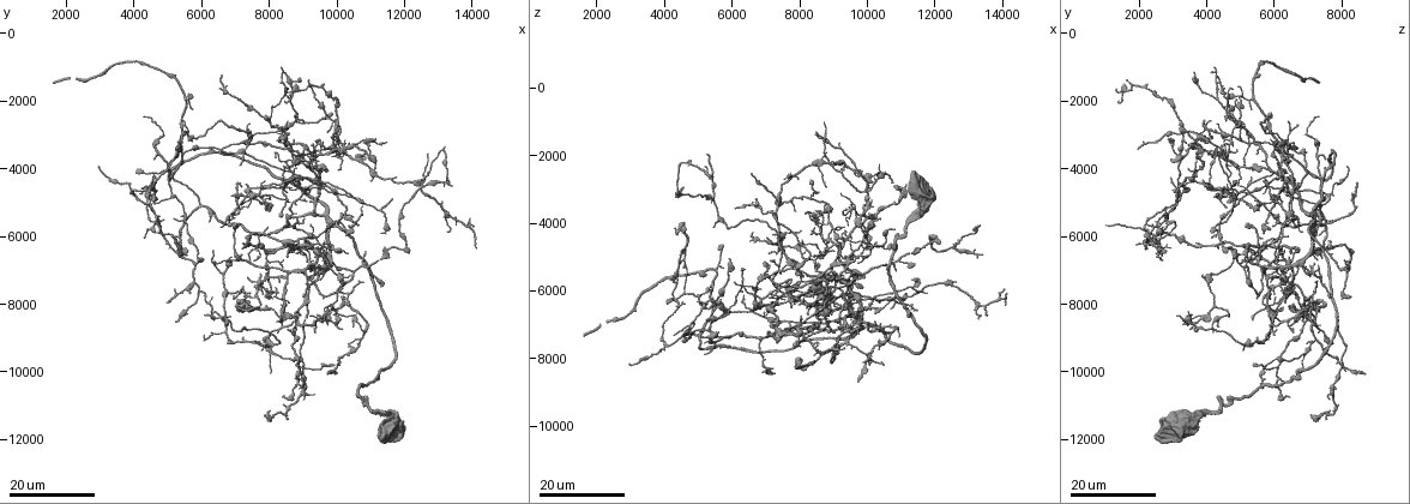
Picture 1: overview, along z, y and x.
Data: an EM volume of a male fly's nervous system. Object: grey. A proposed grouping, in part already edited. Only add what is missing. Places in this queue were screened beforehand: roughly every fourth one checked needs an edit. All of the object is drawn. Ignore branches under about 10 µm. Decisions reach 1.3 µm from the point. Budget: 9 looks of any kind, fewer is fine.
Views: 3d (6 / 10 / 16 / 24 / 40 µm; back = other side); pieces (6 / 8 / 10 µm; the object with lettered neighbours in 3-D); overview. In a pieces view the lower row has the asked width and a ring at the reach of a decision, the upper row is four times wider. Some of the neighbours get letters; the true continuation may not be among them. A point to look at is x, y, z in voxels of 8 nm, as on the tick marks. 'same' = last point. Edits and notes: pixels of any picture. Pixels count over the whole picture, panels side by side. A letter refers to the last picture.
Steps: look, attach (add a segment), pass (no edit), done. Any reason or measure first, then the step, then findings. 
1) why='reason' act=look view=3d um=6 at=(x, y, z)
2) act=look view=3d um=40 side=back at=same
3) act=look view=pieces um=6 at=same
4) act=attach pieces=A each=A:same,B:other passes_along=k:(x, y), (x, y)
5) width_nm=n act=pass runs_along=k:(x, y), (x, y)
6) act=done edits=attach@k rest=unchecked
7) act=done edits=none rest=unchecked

why='branch stops here' act=look view=3d um=16 at=(11300, 7400, 5300)

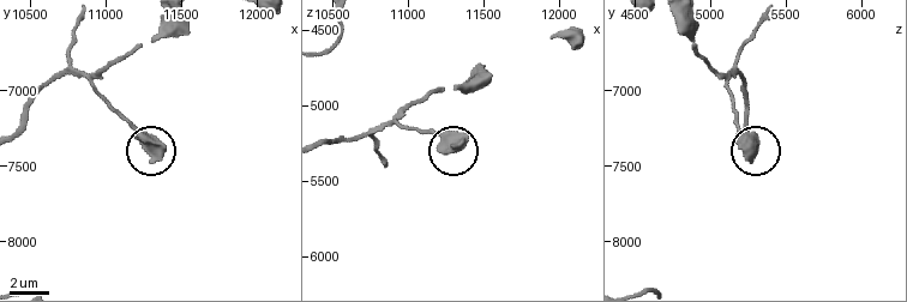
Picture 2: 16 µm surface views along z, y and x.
why='see the neighbours' act=look view=pieces um=10 at=(11320, 7460, 5260)

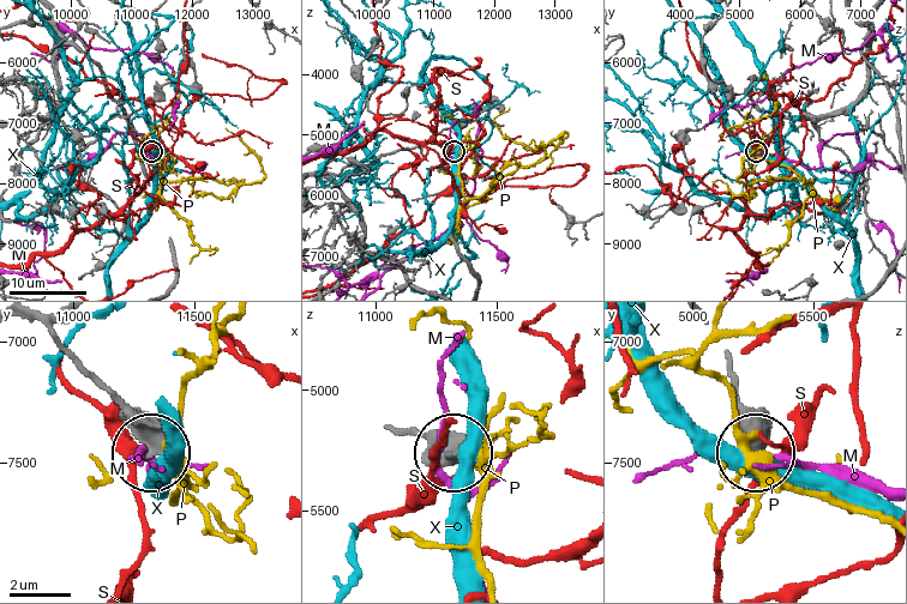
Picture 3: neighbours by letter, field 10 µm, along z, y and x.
act=pass each=M:other,P:other,S:other,X:other runs_along=3:(728, 367), (755, 450) found='no lettered segment goes on from it'

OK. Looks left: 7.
why='tapers out' act=look view=3d um=24 at=(11200, 3100, 2800)

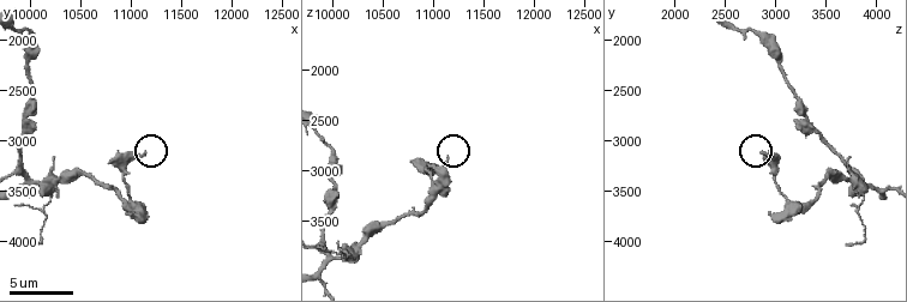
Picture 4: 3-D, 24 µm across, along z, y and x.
why='what lies round it' act=look view=pieces um=8 at=(11120, 3140, 2840)

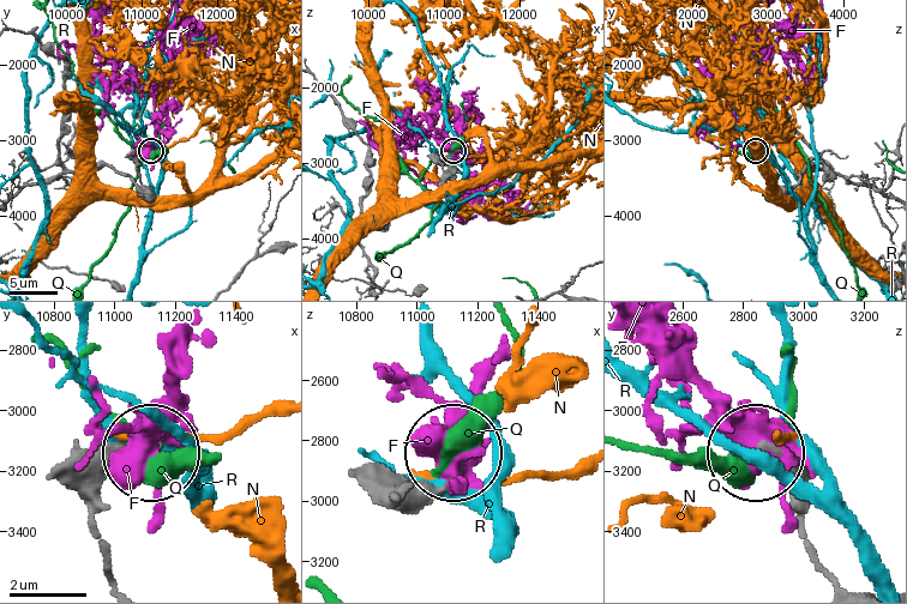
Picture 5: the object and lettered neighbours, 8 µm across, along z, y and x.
width_nm=160 act=pass each=F:other,N:other,Q:other,R:other found='none of them fits'

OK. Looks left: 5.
why='thin end' act=look view=3d um=16 at=(10400, 7100, 8200)

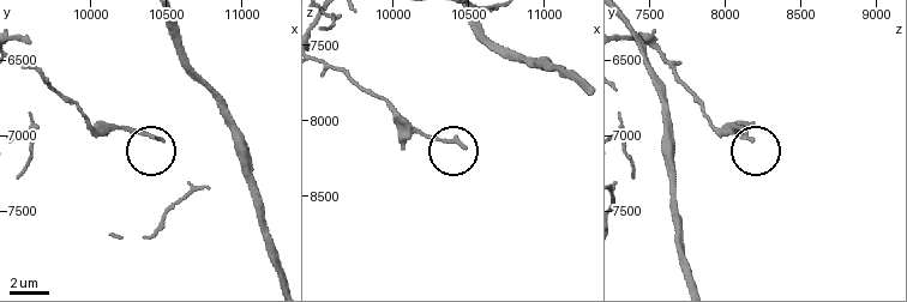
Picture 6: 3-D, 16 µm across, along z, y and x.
act=look view=pieces um=10 at=(10480, 7020, 8180)

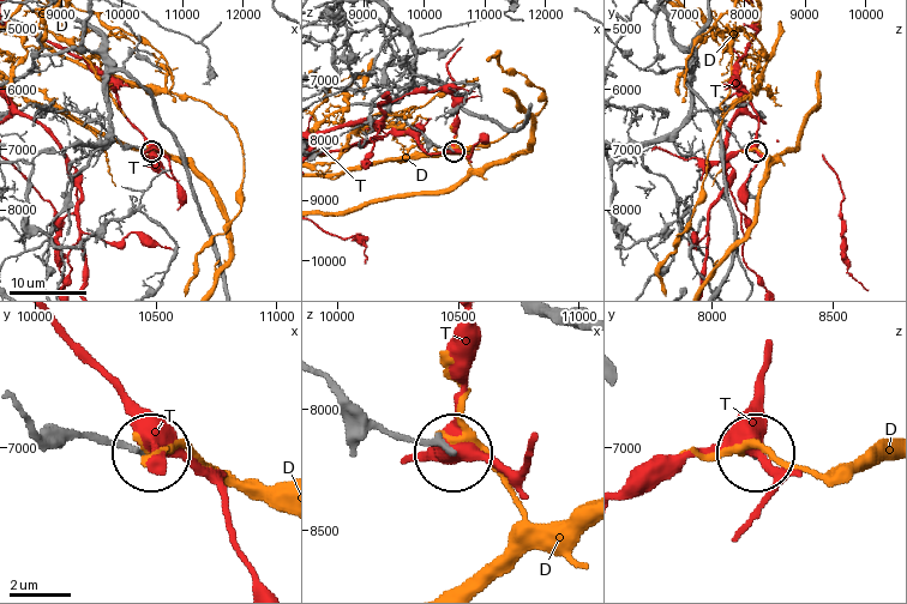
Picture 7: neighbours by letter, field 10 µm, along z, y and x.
width_nm=150 act=pass each=D:other,T:other runs_along=7:(325, 380), (388, 429), (446, 447) found='no lettered segment goes on from it'

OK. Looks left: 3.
act=look view=3d um=24 at=(6600, 1300, 4300)

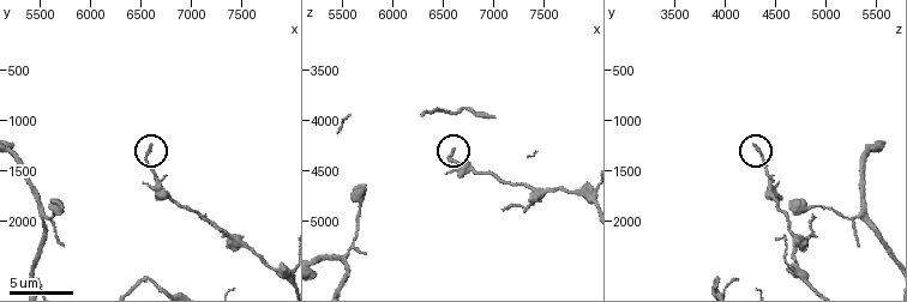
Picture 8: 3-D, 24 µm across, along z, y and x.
act=look view=pieces um=6 at=(6580, 1240, 4300)

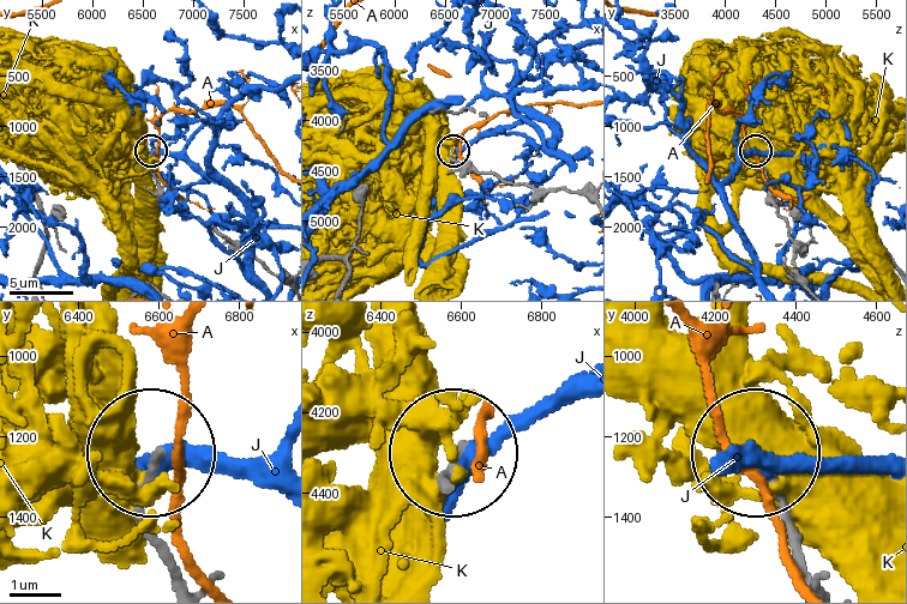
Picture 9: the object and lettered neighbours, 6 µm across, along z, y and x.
act=pass each=A:other,J:other,K:other found='no lettered segment goes on from it'

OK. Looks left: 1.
act=done edits=none rest=unchecked

